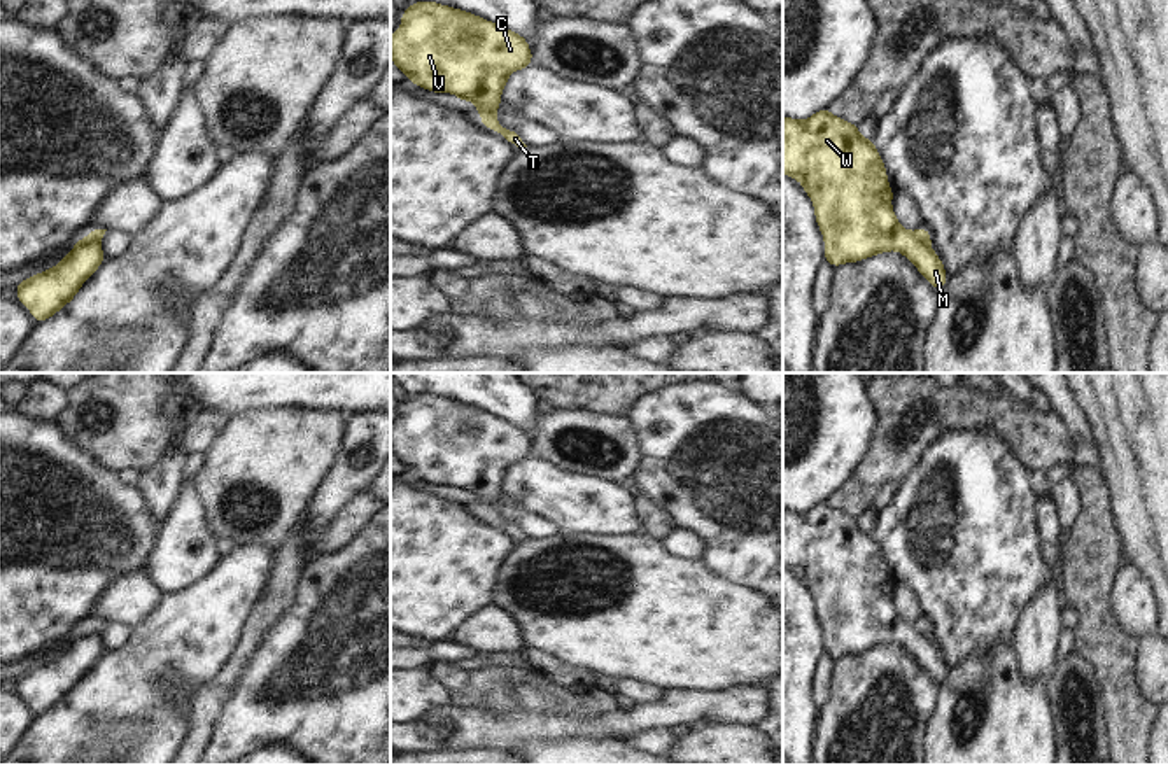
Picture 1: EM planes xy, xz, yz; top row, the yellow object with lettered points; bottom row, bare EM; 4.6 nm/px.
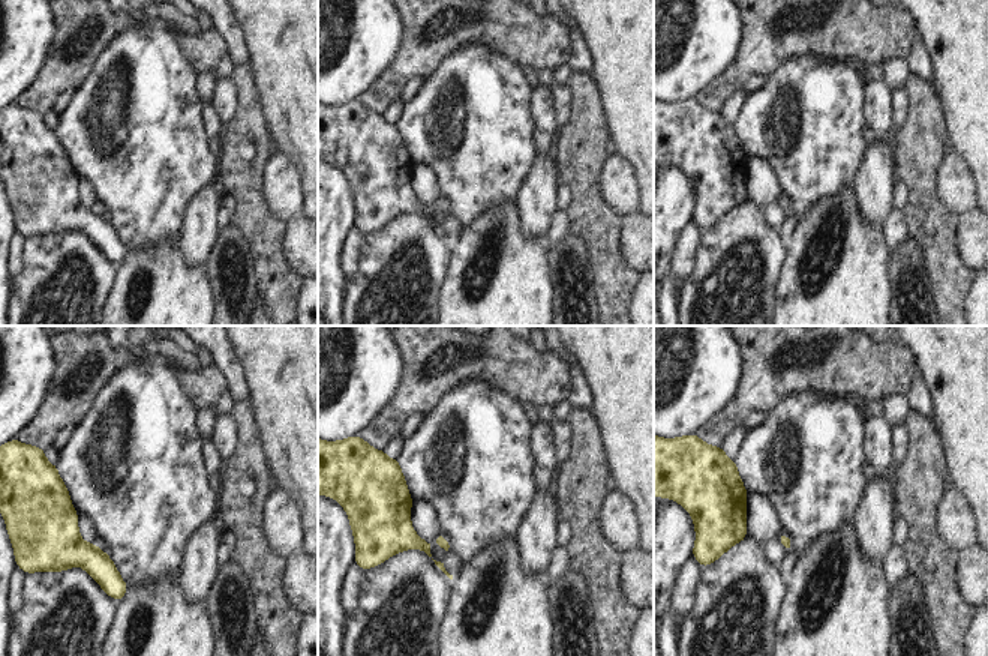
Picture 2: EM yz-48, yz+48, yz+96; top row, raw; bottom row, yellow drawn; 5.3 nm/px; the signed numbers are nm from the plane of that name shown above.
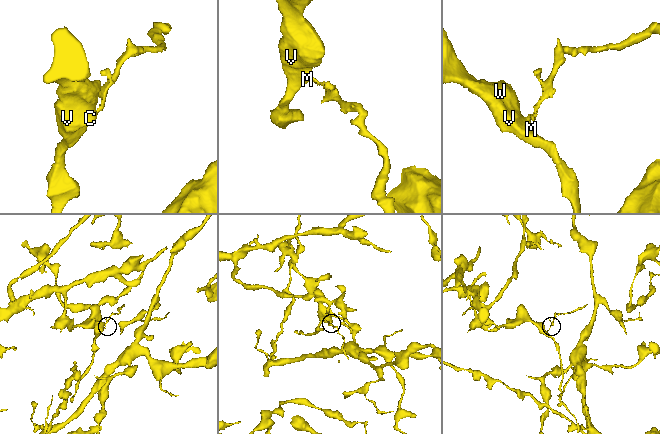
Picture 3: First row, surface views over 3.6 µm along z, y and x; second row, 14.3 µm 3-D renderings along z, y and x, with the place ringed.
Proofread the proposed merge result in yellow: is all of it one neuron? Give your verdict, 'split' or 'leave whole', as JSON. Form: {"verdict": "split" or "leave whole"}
{"verdict": "split"}

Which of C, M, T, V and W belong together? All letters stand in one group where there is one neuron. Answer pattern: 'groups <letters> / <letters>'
groups C M V W / T

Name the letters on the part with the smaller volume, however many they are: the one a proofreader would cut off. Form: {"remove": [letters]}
{"remove": ["T"]}

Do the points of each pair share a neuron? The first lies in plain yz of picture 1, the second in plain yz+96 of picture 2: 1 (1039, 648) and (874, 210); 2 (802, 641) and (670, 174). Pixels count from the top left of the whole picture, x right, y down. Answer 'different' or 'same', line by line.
1: same
2: same

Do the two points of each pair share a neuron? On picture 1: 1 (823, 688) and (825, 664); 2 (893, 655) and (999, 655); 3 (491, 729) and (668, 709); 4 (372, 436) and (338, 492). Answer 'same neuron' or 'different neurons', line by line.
1: same neuron
2: different neurons
3: same neuron
4: same neuron

